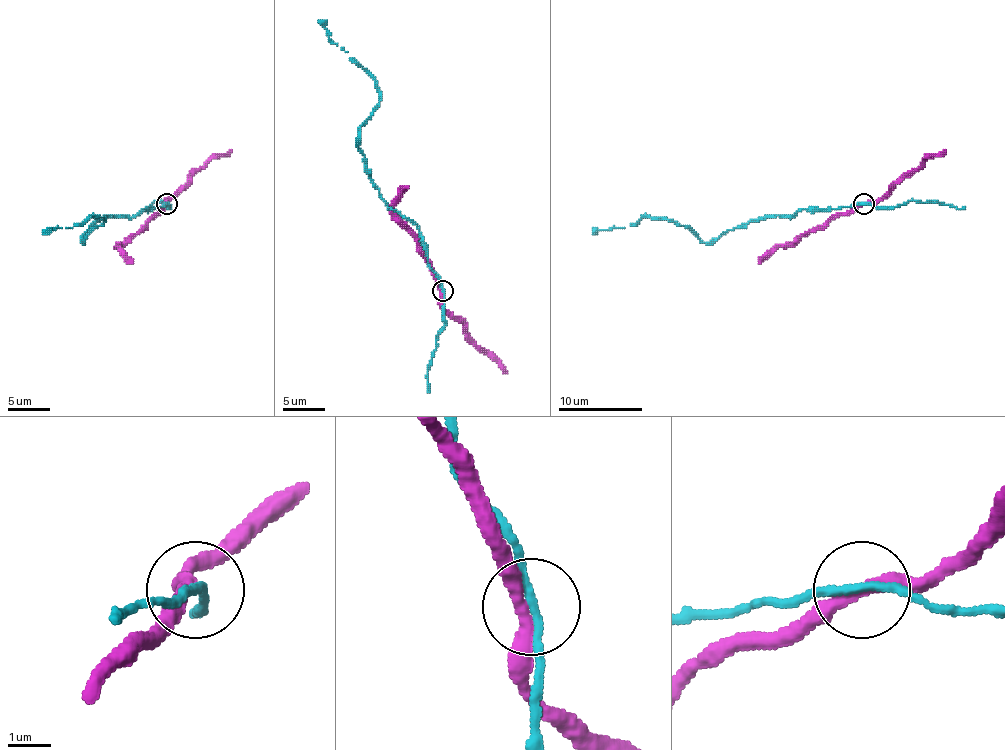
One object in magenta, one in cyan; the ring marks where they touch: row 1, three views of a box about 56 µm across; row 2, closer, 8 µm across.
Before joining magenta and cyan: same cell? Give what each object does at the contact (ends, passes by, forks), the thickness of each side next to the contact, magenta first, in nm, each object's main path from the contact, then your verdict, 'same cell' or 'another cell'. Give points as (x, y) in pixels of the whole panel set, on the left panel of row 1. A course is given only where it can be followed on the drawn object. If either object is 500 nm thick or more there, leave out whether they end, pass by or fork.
magenta passes by; cyan passes by; 320 nm thick on the magenta side, 180 nm on the other; magenta runs (166, 204), (139, 232), (118, 246), (133, 263); cyan runs (166, 204), (133, 217), (97, 219), (84, 242), (101, 219), (89, 217), (42, 234); same cell

